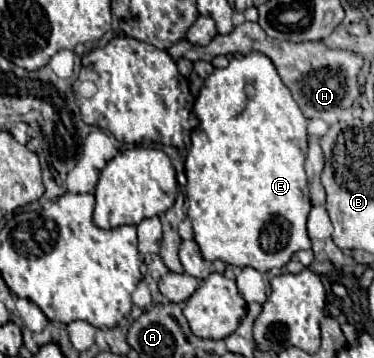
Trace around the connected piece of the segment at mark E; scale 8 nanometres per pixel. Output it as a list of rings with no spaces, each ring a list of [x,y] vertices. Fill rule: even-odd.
[[[253,52],[251,56],[241,56],[241,58],[231,58],[229,64],[225,68],[215,68],[209,78],[205,80],[201,92],[193,105],[193,112],[199,120],[199,126],[191,132],[191,150],[187,154],[185,160],[185,172],[187,172],[187,198],[189,198],[189,210],[187,216],[193,224],[193,232],[195,232],[195,242],[199,244],[203,258],[205,260],[223,260],[225,264],[233,264],[233,266],[253,266],[259,272],[267,272],[271,268],[283,268],[291,256],[299,250],[309,250],[311,248],[311,240],[307,236],[307,216],[311,210],[311,198],[307,196],[307,176],[305,176],[305,156],[307,156],[307,118],[303,116],[303,112],[299,110],[297,102],[291,96],[291,90],[281,82],[279,74],[275,72],[275,66],[271,64],[271,60],[267,60],[267,56],[259,56],[259,52]]]

